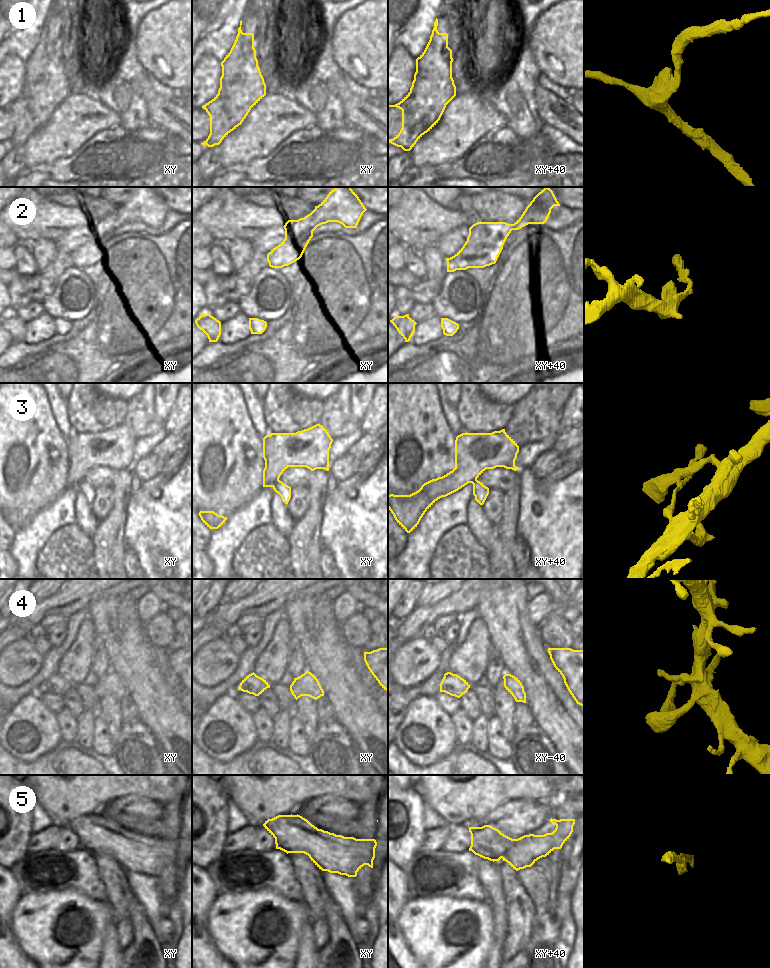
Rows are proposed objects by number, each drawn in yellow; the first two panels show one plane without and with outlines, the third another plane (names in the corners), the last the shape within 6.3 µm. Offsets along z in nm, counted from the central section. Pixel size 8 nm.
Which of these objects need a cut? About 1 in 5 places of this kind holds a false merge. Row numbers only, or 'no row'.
1

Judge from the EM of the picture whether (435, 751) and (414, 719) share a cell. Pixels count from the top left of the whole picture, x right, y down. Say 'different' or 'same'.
same

